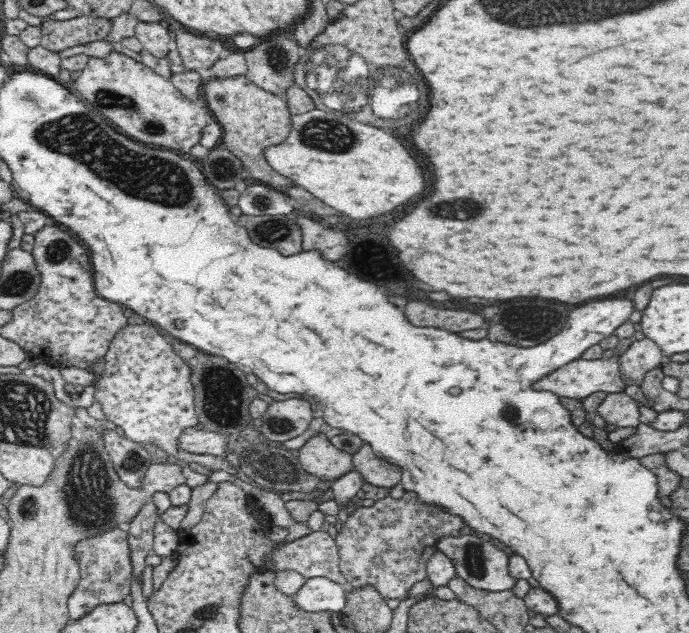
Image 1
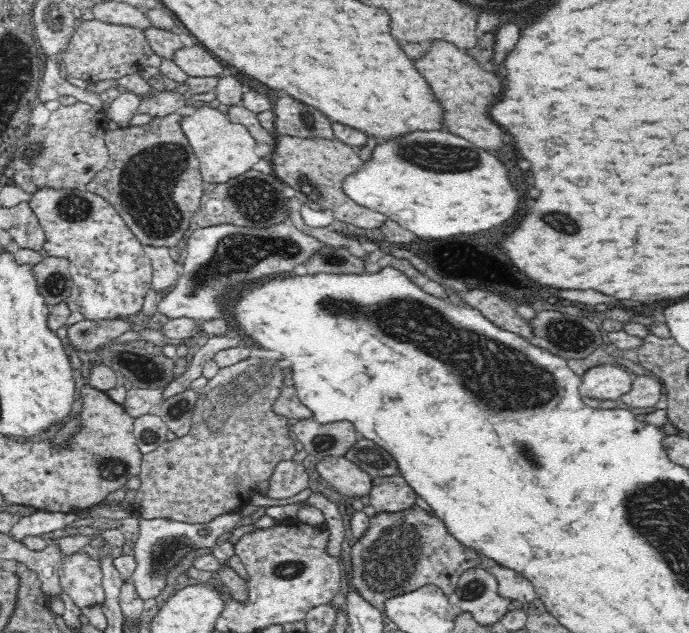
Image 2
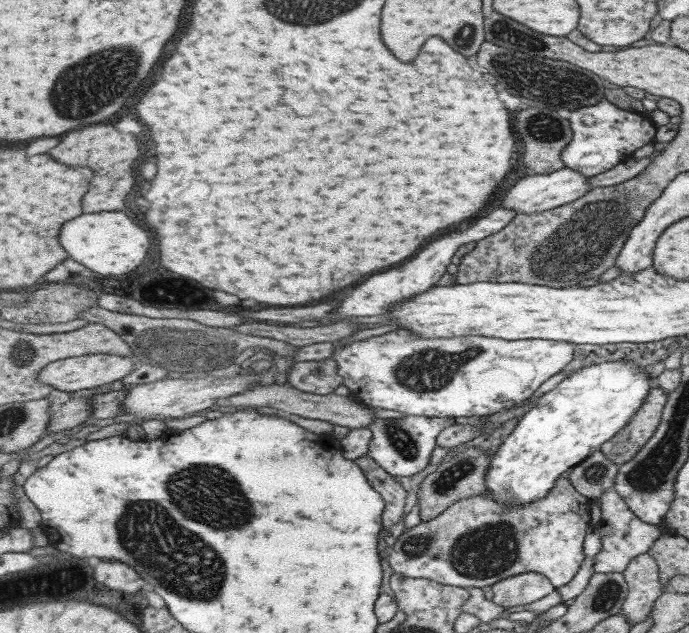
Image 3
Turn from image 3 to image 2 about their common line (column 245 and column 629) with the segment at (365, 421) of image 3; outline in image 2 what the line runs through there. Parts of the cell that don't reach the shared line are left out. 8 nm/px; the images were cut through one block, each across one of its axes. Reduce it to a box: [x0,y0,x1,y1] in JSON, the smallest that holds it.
[621,375,664,408]

